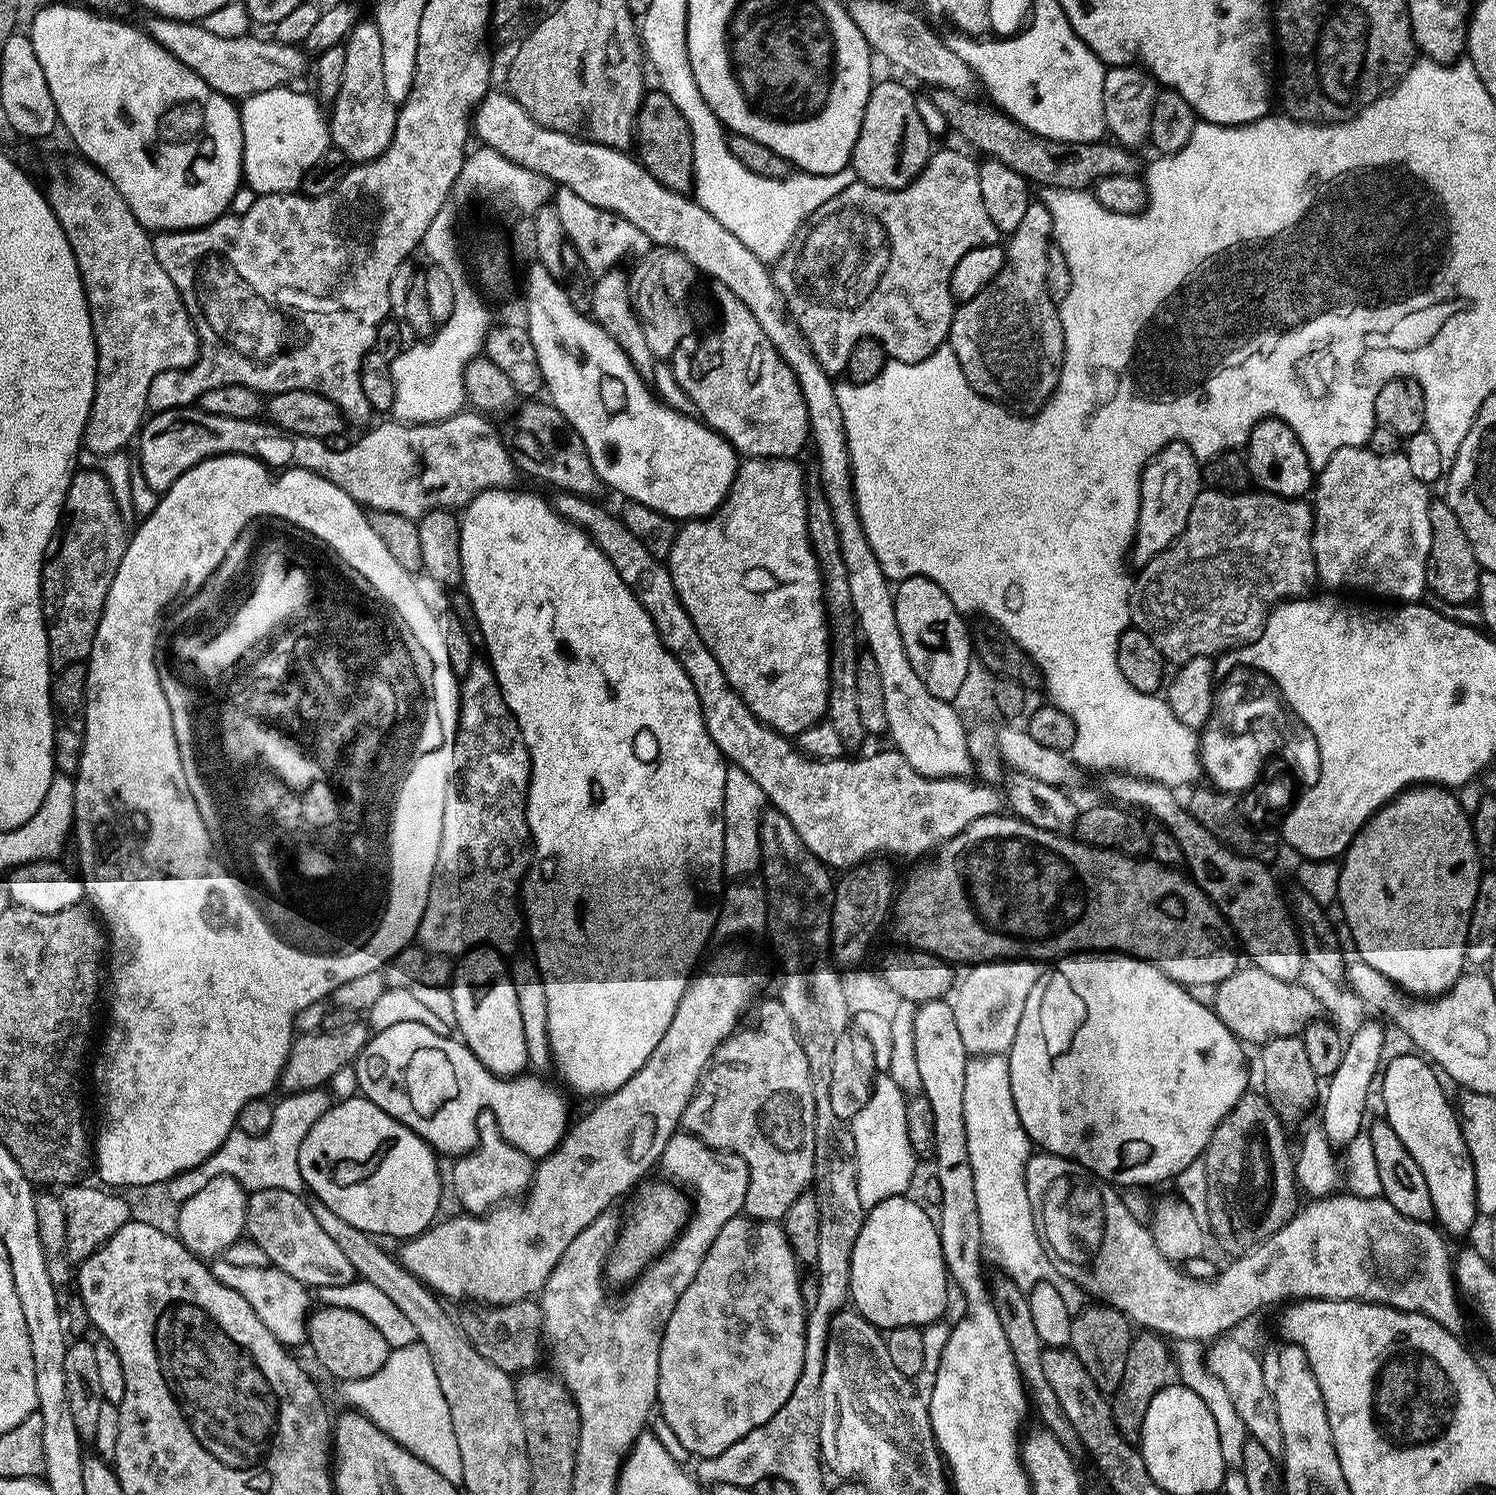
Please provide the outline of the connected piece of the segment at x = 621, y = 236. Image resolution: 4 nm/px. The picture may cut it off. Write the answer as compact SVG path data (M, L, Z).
M559 187L554 194L554 203L565 237L578 250L589 273L592 271L595 273L593 275L600 276L615 269L619 265L617 263L631 250L638 234L632 223L600 207L591 206L590 202L583 201L569 188Z

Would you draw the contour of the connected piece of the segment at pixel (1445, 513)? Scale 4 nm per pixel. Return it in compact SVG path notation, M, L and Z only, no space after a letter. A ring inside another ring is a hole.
M1433 499L1430 503L1430 554L1428 555L1427 591L1433 596L1455 604L1471 604L1480 595L1480 564L1474 558L1474 550L1466 538L1466 530L1462 530L1462 522L1450 510L1443 499Z

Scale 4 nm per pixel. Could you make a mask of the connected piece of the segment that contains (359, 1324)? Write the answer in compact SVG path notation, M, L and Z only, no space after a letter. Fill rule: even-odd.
M317 1307L308 1317L307 1347L312 1347L316 1360L332 1376L337 1376L337 1381L361 1380L370 1378L386 1362L390 1351L386 1338L378 1334L375 1326L370 1326L362 1314L354 1314L354 1310L341 1308Z

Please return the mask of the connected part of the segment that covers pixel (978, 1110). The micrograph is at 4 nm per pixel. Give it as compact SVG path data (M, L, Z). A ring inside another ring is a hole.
M1007 1055L974 1056L966 1066L966 1098L964 1099L964 1117L966 1118L966 1146L970 1150L970 1166L974 1170L974 1194L978 1197L978 1218L982 1238L983 1251L1001 1268L1003 1275L1025 1290L1034 1287L1038 1282L1050 1282L1058 1294L1062 1294L1062 1302L1066 1302L1066 1310L1073 1314L1086 1307L1086 1293L1070 1278L1066 1278L1056 1268L1051 1258L1040 1243L1040 1235L1034 1226L1034 1214L1030 1206L1030 1198L1026 1194L1026 1162L1034 1155L1034 1145L1028 1139L1026 1130L1018 1118L1018 1110L1014 1106L1014 1094L1010 1094L1010 1066Z

